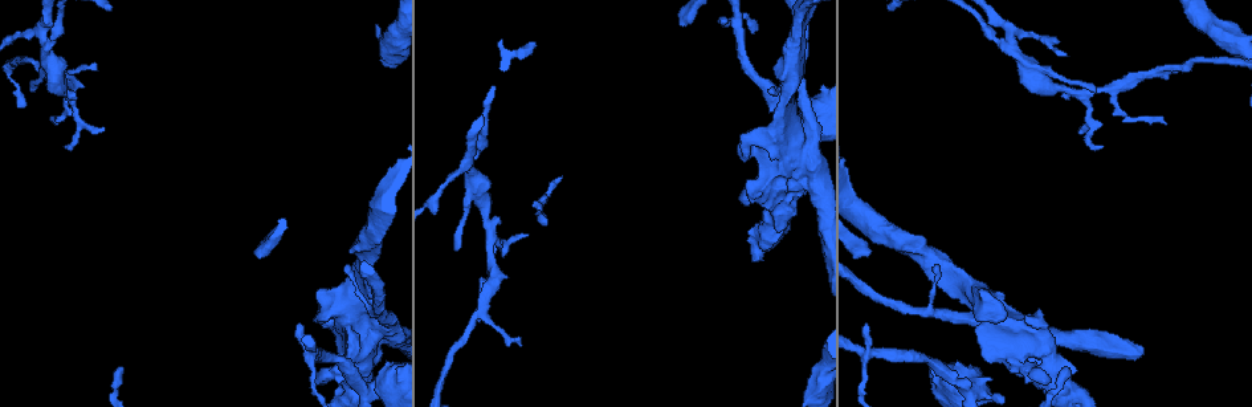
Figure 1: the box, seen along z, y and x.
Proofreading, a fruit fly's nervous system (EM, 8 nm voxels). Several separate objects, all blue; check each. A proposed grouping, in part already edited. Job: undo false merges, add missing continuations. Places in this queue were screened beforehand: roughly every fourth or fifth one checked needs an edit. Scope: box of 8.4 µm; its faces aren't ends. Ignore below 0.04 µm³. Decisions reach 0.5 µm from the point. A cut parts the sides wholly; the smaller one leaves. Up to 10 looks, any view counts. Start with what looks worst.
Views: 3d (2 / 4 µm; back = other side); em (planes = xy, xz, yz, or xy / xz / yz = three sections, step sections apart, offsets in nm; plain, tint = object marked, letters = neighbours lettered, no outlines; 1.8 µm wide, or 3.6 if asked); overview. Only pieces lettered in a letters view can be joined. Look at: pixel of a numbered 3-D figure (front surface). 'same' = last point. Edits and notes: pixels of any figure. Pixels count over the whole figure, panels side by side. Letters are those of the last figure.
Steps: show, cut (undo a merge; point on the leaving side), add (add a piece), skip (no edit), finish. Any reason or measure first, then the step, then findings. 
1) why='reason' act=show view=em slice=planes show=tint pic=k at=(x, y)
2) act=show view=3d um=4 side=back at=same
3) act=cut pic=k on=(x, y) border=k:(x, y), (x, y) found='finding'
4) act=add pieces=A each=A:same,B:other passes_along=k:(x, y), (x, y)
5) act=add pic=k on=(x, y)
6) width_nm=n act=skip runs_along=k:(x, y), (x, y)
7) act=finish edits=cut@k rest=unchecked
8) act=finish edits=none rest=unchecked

why='four arms meet' act=show view=em slice=planes show=plain pic=1 at=(47, 49)

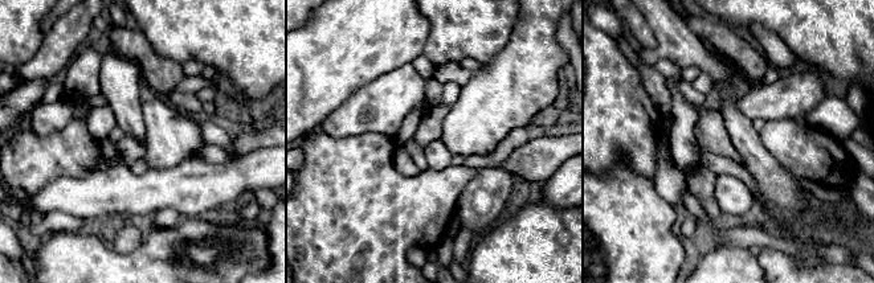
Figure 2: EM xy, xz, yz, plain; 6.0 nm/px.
act=show view=em slice=planes show=tint at=same

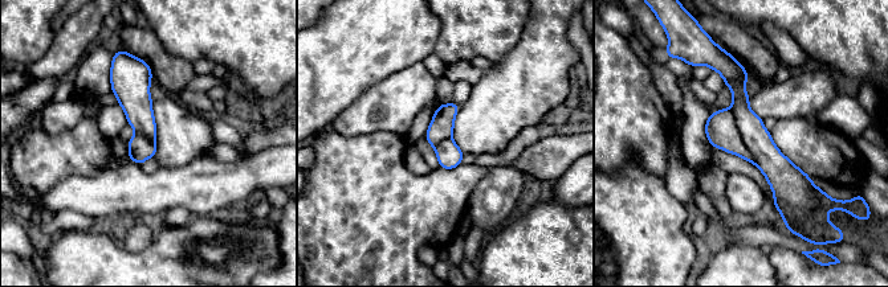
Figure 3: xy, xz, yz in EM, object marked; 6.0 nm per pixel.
why='what lies round it' act=show view=em slice=planes show=letters at=same

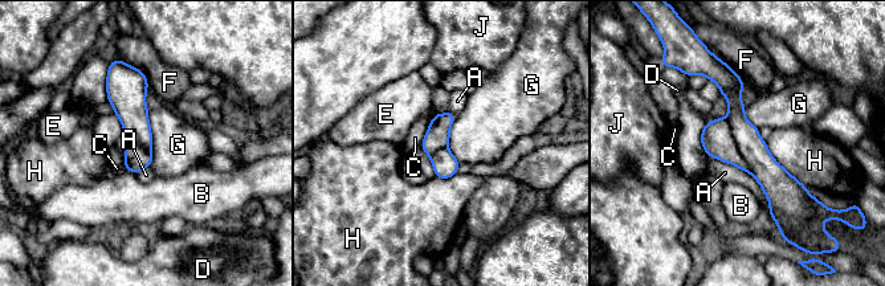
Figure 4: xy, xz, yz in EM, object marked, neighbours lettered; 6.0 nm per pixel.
act=cut pic=4 on=(717, 141) each=A:other,B:other,C:other,D:other,E:other,F:other,G:other,H:other,J:other border=4:(725, 118), (730, 134), (751, 172) found='a second neuron is stuck on'

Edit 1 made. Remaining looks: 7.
act=show view=overview

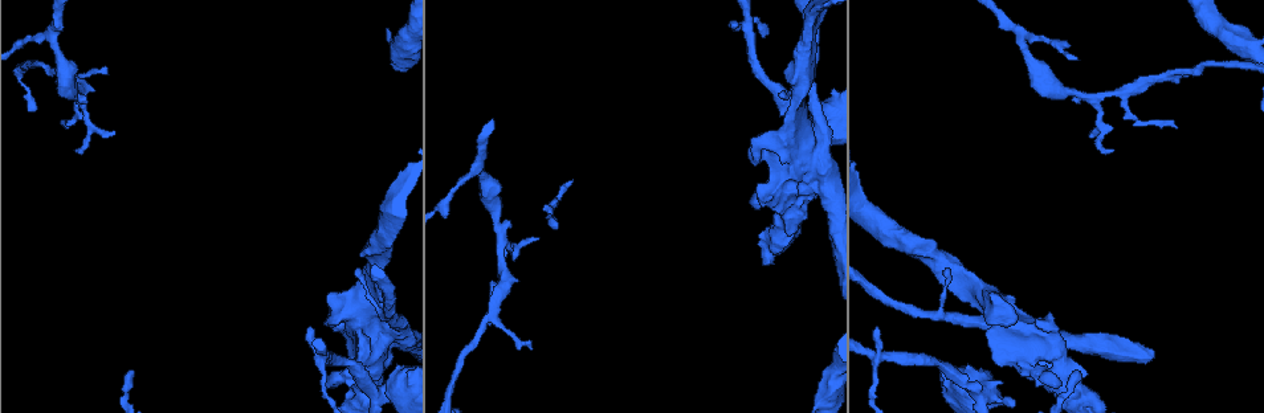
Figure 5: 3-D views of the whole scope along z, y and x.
why='abrupt turn' act=show view=em slice=planes show=tint pic=5 at=(877, 356)

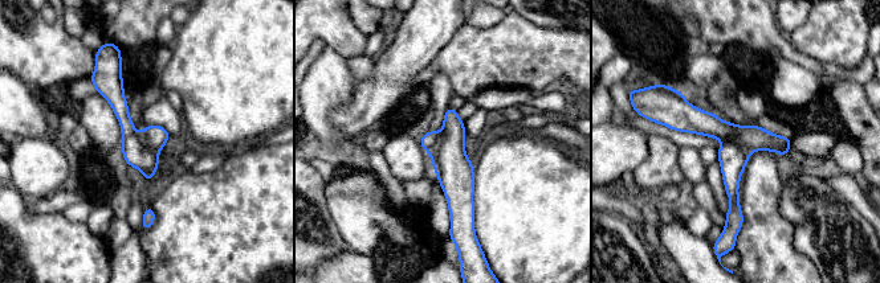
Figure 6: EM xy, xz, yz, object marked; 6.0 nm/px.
act=show view=em slice=planes show=letters at=same

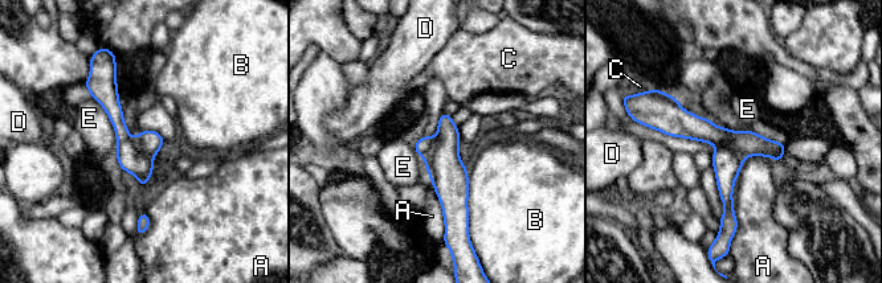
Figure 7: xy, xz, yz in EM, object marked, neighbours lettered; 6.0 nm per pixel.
act=cut pic=7 on=(727, 164) each=A:other,B:other,C:other,D:other,E:other border=7:(717, 148), (733, 148), (743, 159) found='a second neuron is stuck on'

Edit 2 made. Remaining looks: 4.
why='redraw' act=show view=overview

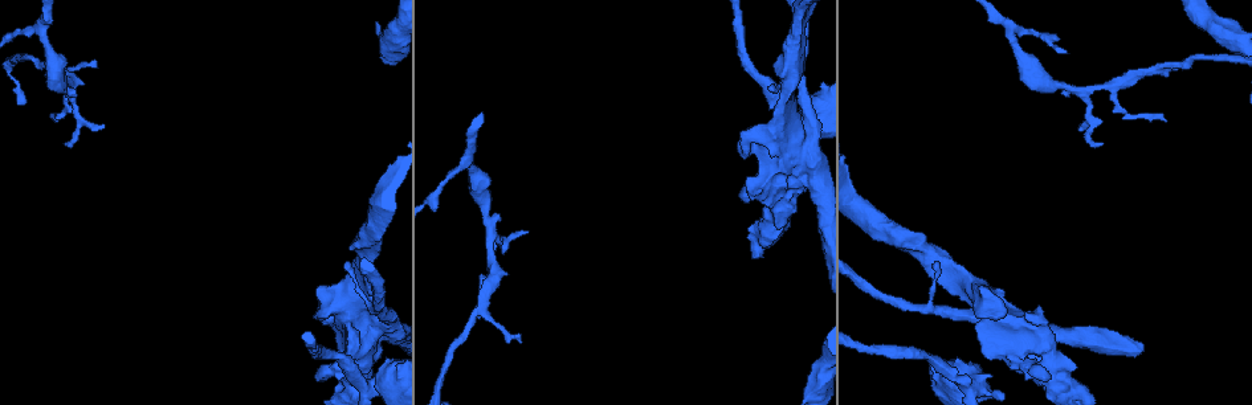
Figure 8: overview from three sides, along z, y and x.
act=show view=em um=3.6 slice=planes show=letters pic=8 at=(373, 329)

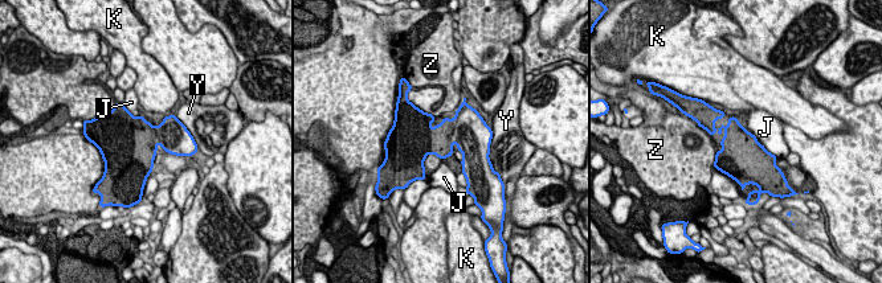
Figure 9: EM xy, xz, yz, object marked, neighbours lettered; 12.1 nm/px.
act=cut pic=9 on=(472, 135) each=J:other,K:other,Y:other,Z:other found='two neurons meet here'

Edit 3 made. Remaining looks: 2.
why='tapers out' act=show view=em slice=planes show=plain pic=8 at=(1099, 142)

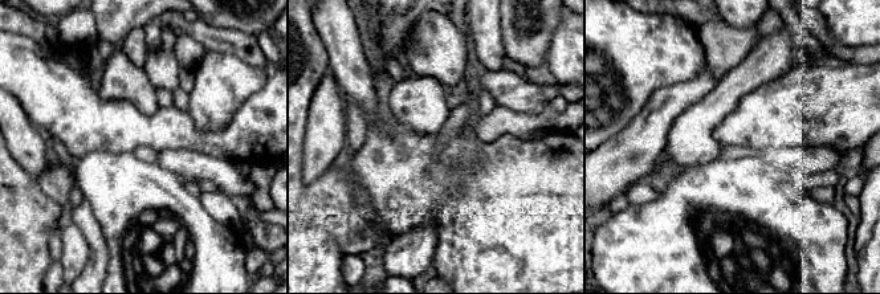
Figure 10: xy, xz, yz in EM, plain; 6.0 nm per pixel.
act=show view=em slice=planes show=letters at=same

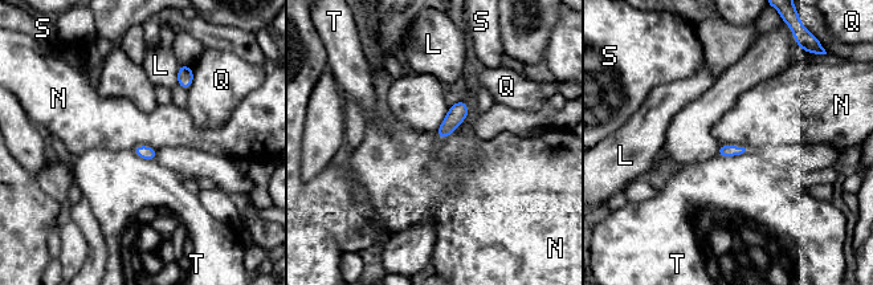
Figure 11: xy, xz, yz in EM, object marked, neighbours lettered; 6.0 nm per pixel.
act=skip each=L:other,N:other,Q:other,S:other,T:other found='none of them fits'

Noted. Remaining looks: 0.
act=finish edits=cut@4,cut@7,cut@9 rest=unchecked

